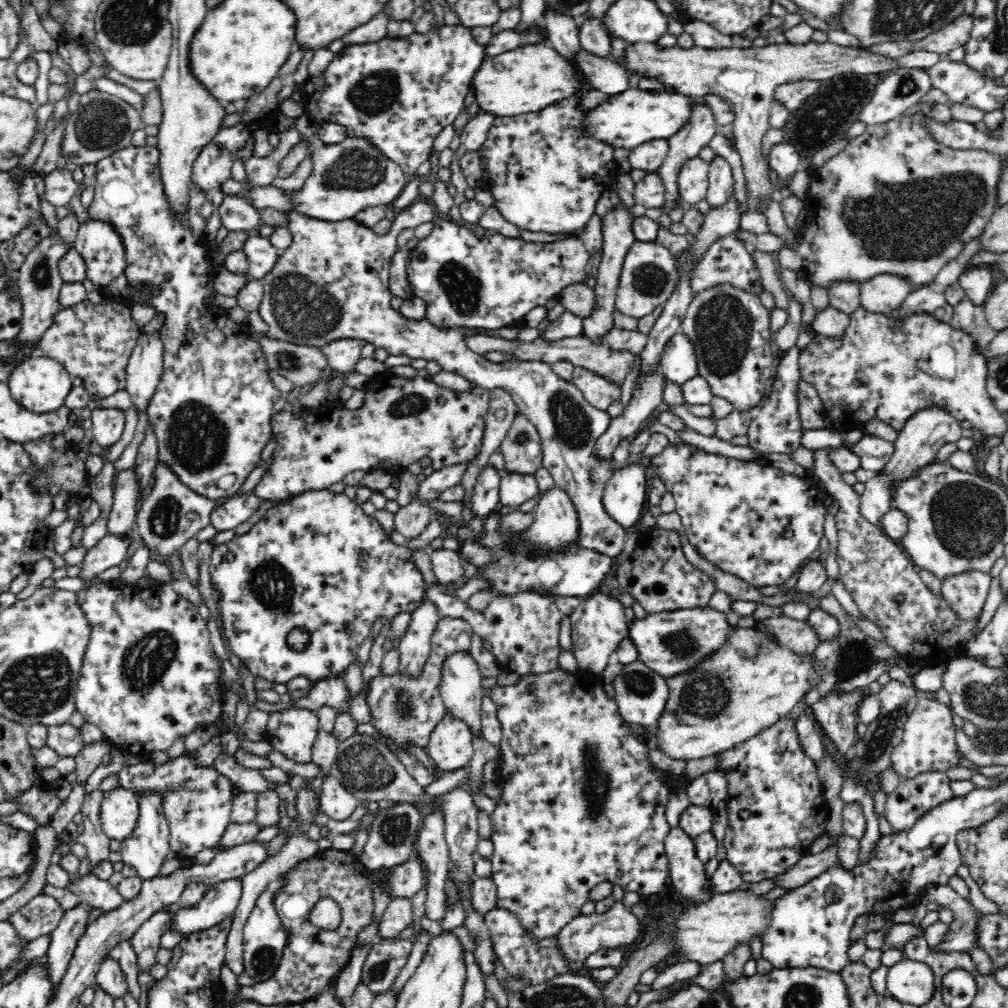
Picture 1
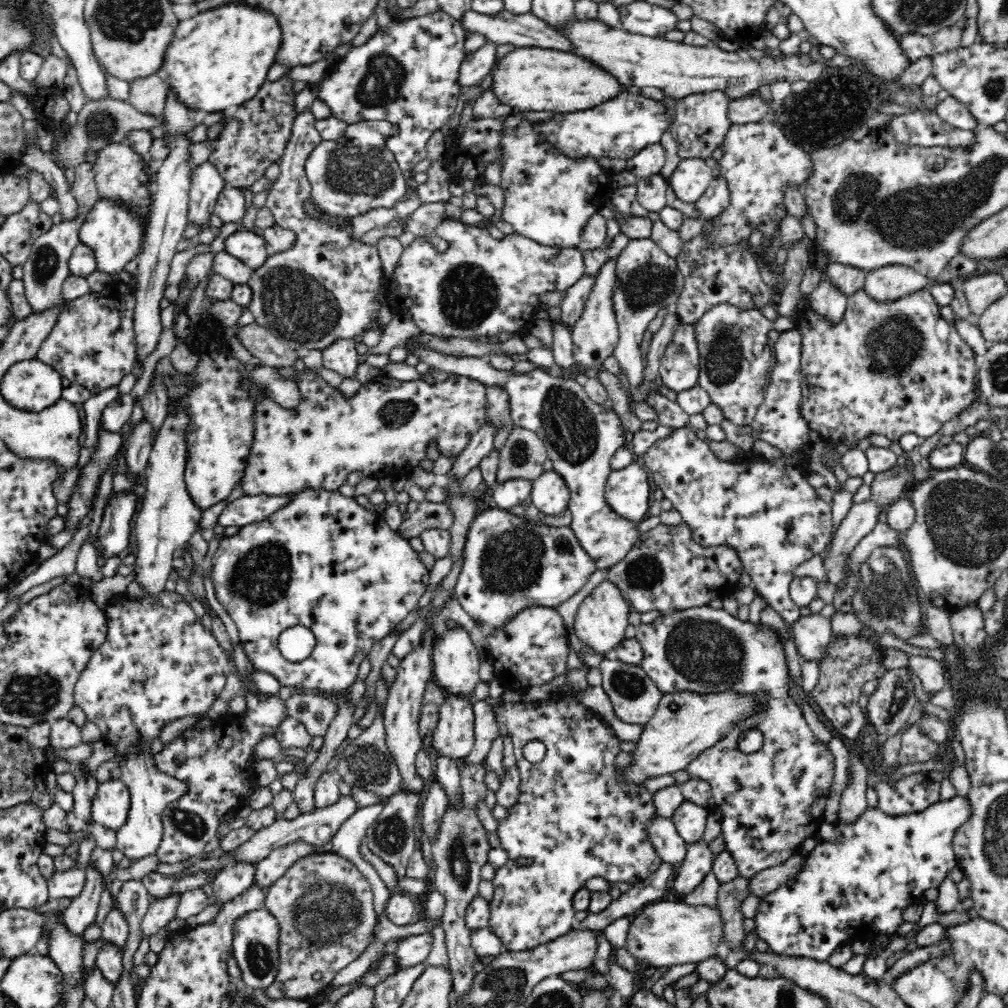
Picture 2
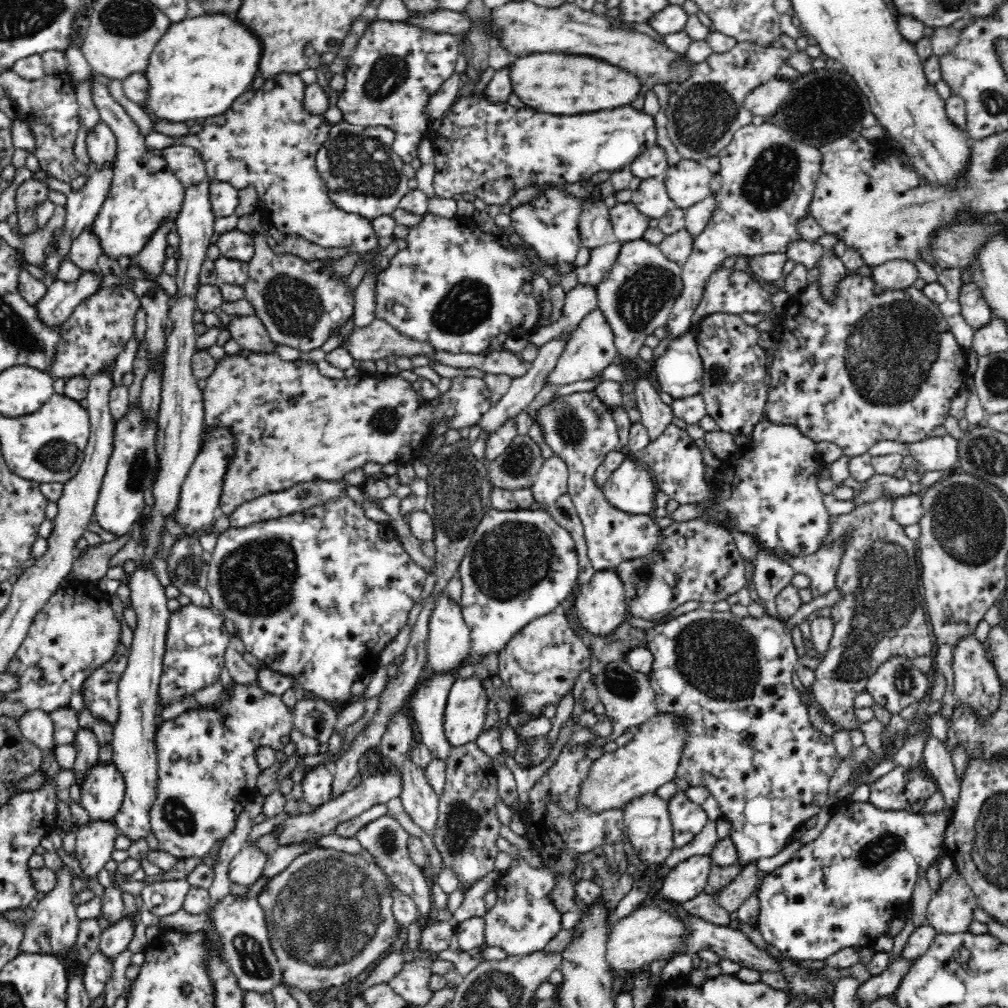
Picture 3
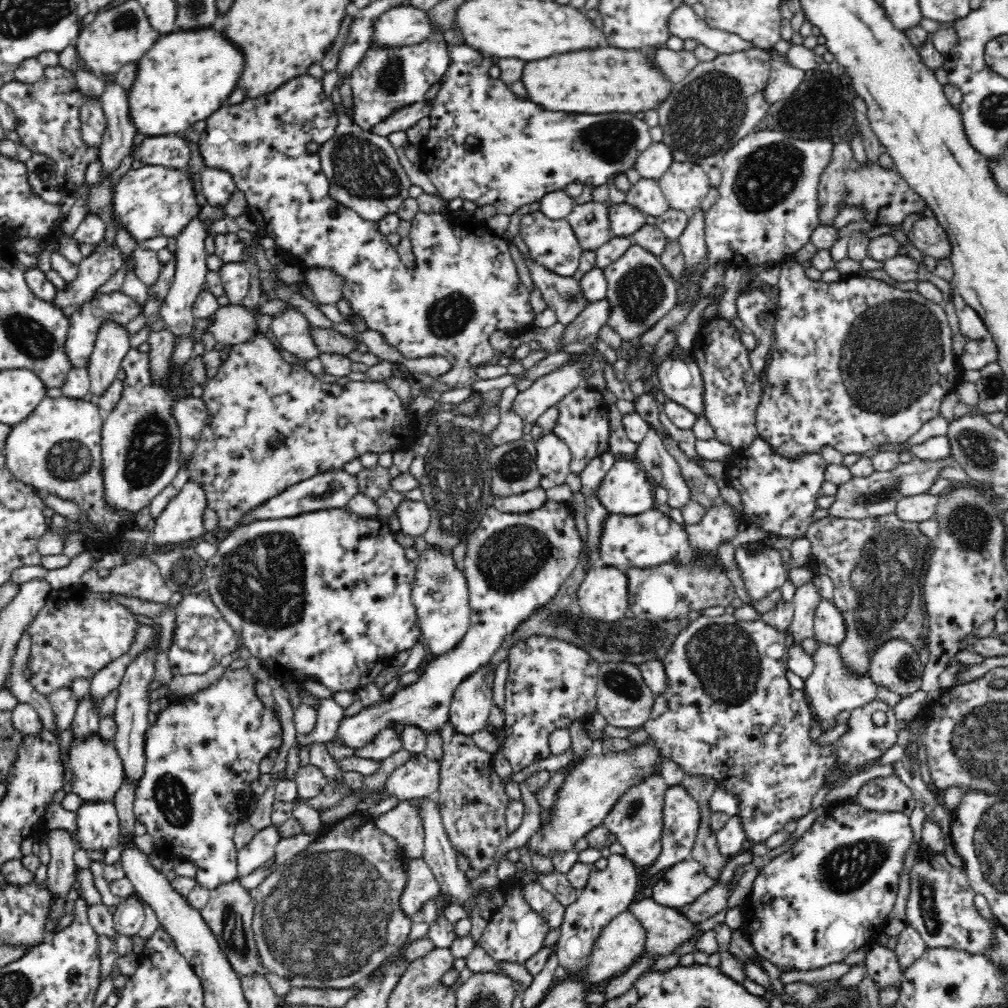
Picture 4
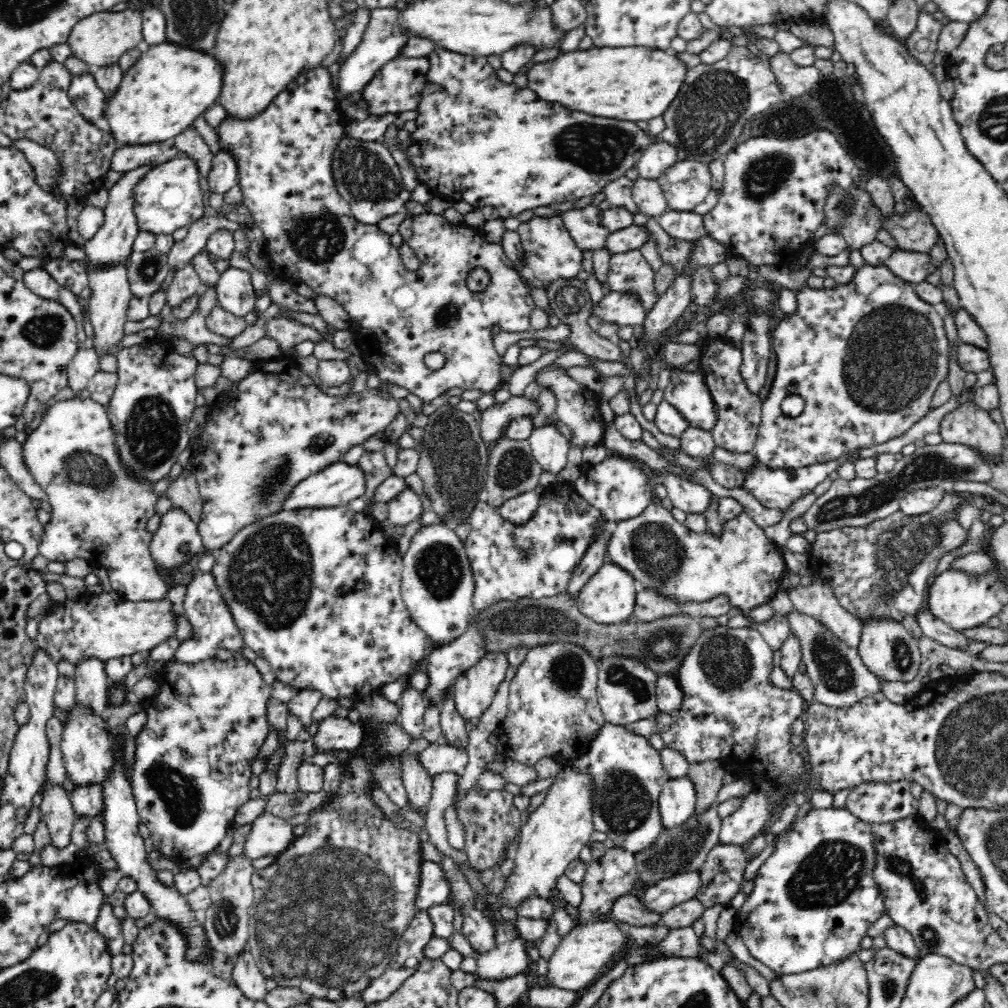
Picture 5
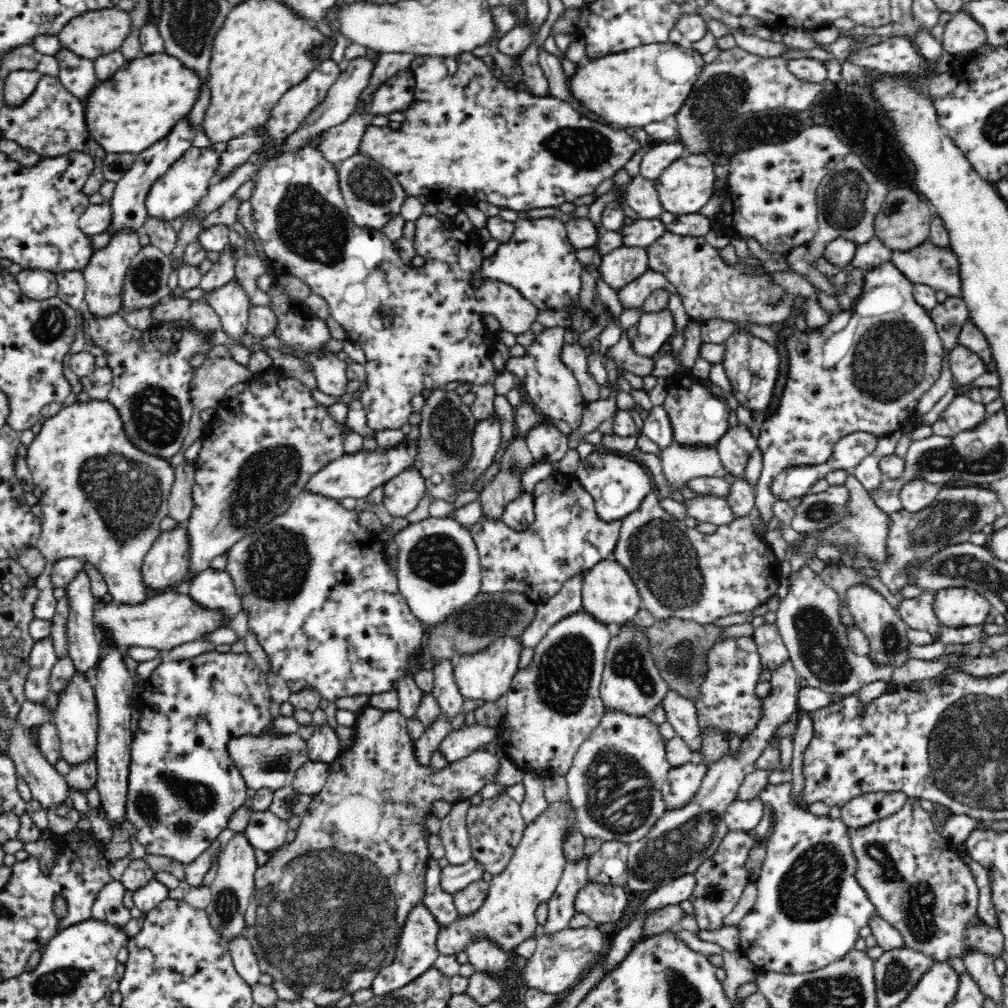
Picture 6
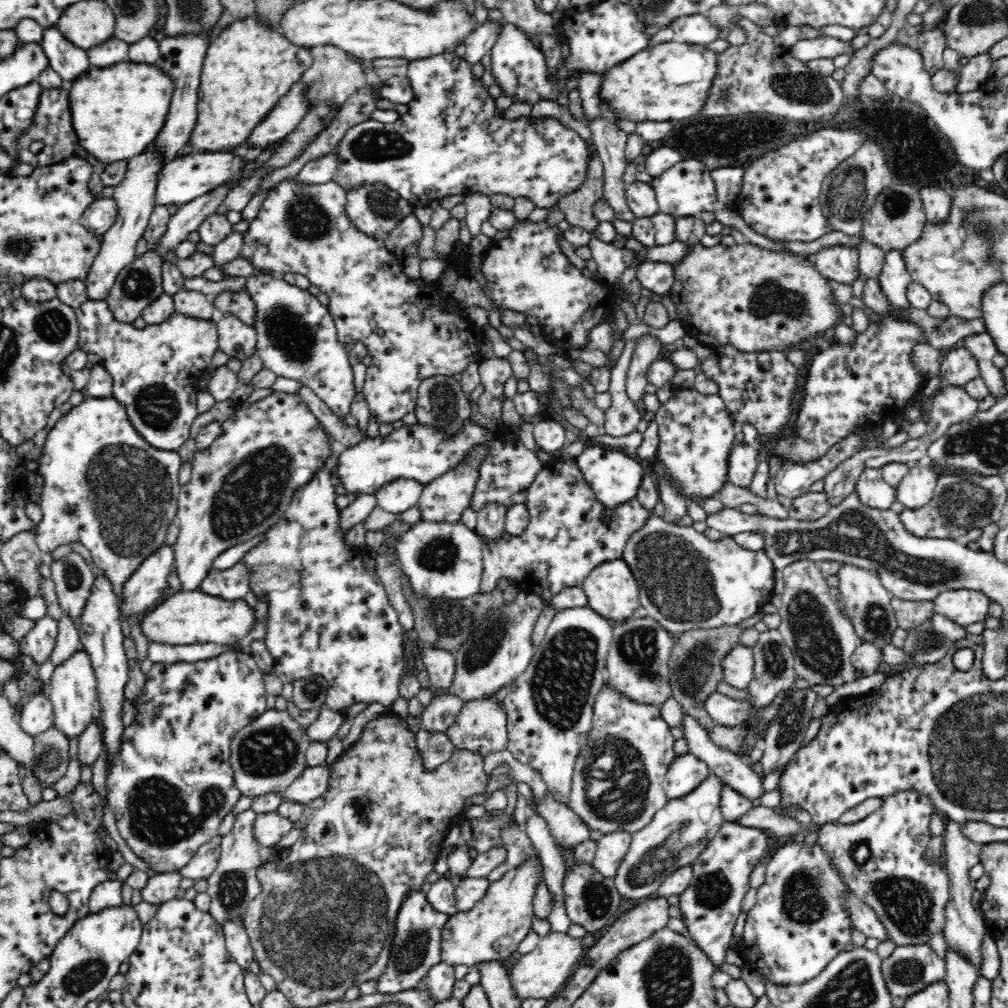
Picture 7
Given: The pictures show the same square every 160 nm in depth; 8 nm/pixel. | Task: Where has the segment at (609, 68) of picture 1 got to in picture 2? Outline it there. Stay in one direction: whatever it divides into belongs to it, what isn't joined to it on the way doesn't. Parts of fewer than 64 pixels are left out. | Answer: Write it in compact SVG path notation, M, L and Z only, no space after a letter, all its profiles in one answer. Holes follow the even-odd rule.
M506 10L495 15L480 14L476 11L466 11L462 18L458 18L464 31L478 33L486 39L486 43L492 45L512 44L516 49L520 47L542 47L562 50L566 53L573 53L572 45L566 37L558 35L550 25L534 13L515 15Z

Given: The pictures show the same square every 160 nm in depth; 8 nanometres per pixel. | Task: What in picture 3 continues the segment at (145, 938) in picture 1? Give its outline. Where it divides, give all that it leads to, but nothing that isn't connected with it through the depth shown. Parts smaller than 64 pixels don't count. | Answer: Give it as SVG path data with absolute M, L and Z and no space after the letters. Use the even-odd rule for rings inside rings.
M186 878L151 883L142 888L143 906L158 918L169 916L183 909L183 903L191 888Z

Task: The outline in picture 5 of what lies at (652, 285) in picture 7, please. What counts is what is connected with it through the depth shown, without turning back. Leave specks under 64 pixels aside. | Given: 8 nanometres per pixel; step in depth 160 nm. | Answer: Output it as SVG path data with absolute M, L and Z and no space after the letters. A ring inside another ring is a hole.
M610 291L605 294L592 314L605 323L636 326L644 322L647 310L635 293Z

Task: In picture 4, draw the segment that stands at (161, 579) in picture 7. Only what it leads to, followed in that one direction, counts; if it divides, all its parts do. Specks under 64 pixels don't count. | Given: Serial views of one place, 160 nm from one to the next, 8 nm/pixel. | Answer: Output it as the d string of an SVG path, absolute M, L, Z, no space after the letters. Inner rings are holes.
M190 479L154 519L154 530L149 539L150 548L158 550L158 547L202 538L206 532L202 512L206 507L202 485Z

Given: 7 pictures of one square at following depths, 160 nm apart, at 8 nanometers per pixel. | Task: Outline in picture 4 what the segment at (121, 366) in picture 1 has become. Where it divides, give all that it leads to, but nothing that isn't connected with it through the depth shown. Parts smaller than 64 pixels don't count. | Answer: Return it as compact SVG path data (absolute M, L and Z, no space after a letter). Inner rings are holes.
M114 291L110 294L100 295L80 305L79 309L69 316L68 336L65 344L65 351L68 353L72 366L88 366L94 348L96 334L98 334L98 328L100 328L100 324L104 320L111 318L118 324L127 325L142 313L143 306L141 302L138 302L136 298L124 294L122 291Z

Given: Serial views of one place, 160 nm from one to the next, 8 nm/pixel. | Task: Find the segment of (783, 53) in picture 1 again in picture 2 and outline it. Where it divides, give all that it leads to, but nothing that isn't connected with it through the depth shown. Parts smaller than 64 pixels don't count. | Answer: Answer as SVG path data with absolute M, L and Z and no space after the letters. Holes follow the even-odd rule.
M575 14L562 22L560 28L557 26L550 26L558 35L566 37L572 45L573 53L580 54L592 62L596 62L598 66L604 66L604 70L608 70L614 78L619 80L619 83L629 86L656 87L663 90L665 96L672 96L672 98L682 98L688 94L696 94L696 92L710 92L710 90L723 90L730 98L742 98L746 94L756 94L758 88L762 84L770 84L776 78L782 80L816 80L824 70L822 66L823 57L816 64L810 62L809 56L783 55L781 52L771 54L770 58L764 60L751 60L748 57L734 52L724 52L716 46L696 47L689 44L672 42L665 37L644 36L643 34L636 34L635 32L628 32L621 26L610 26L598 18L578 18Z

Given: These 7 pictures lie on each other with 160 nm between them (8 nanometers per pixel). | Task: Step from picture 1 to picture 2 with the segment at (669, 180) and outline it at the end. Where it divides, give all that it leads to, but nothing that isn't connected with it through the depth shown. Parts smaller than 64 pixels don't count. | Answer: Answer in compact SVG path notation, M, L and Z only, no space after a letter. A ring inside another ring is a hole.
M723 90L696 92L676 99L674 116L670 125L673 138L678 143L678 156L682 159L707 160L716 148L723 146L728 129L733 122L728 116L728 105L734 100Z

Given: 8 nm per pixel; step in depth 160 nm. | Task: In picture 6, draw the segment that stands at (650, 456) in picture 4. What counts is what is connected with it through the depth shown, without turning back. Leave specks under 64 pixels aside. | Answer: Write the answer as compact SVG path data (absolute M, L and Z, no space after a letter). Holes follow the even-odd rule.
M700 495L693 500L686 499L687 516L696 518L701 523L710 523L716 526L730 524L740 516L731 511L725 498L712 495Z

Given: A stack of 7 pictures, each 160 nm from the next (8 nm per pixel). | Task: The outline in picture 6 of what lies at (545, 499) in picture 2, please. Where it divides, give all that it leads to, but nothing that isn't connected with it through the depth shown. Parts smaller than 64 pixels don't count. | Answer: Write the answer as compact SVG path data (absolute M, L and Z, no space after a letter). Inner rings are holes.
M539 423L523 438L538 463L558 463L569 449L566 434L552 423Z

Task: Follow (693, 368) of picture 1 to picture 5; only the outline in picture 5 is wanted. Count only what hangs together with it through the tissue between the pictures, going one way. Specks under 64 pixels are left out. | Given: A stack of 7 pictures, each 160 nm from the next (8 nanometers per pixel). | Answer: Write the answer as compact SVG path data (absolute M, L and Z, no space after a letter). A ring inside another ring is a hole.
M672 368L664 400L687 420L689 428L711 432L718 422L718 409L701 373Z

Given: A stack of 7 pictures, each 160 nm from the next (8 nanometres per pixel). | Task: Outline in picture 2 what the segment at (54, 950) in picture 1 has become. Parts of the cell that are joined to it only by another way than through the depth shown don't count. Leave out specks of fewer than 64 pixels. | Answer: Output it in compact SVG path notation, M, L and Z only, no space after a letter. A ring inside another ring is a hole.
M93 858L84 868L85 886L79 896L71 899L71 904L64 912L64 925L76 936L82 936L84 931L96 919L96 913L103 890L103 875L95 866Z

